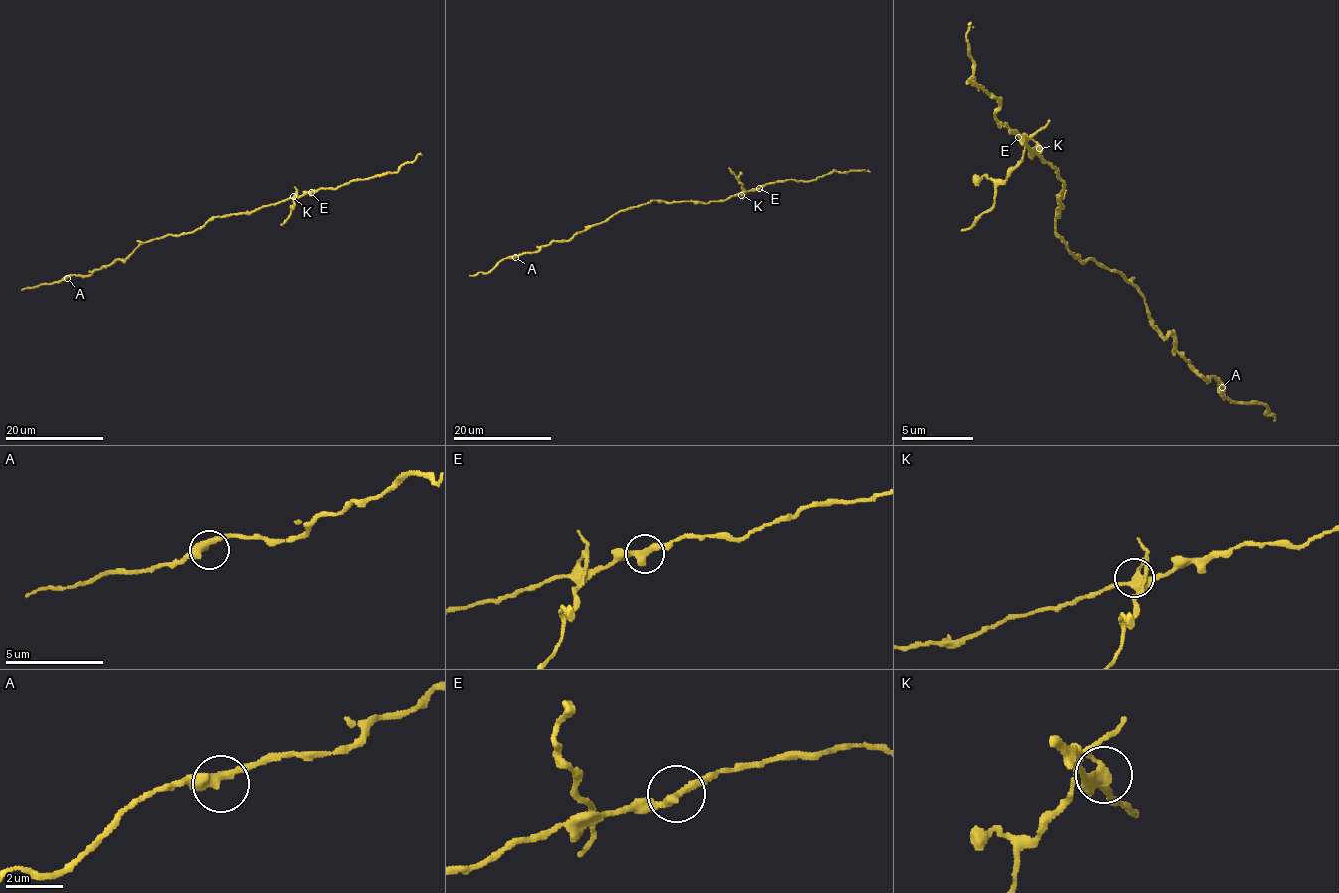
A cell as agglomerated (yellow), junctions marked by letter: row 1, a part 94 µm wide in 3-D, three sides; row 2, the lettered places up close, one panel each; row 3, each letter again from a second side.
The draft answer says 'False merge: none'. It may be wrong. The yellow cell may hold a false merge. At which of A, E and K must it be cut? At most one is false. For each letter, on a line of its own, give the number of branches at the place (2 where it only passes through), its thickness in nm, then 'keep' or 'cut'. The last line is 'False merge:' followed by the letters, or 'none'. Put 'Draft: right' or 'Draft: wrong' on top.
Draft: wrong
A: branches 2; calibre 400 nm; keep
E: branches 2; calibre 320 nm; keep
K: branches 3; calibre 320 nm; cut
False merge: K

